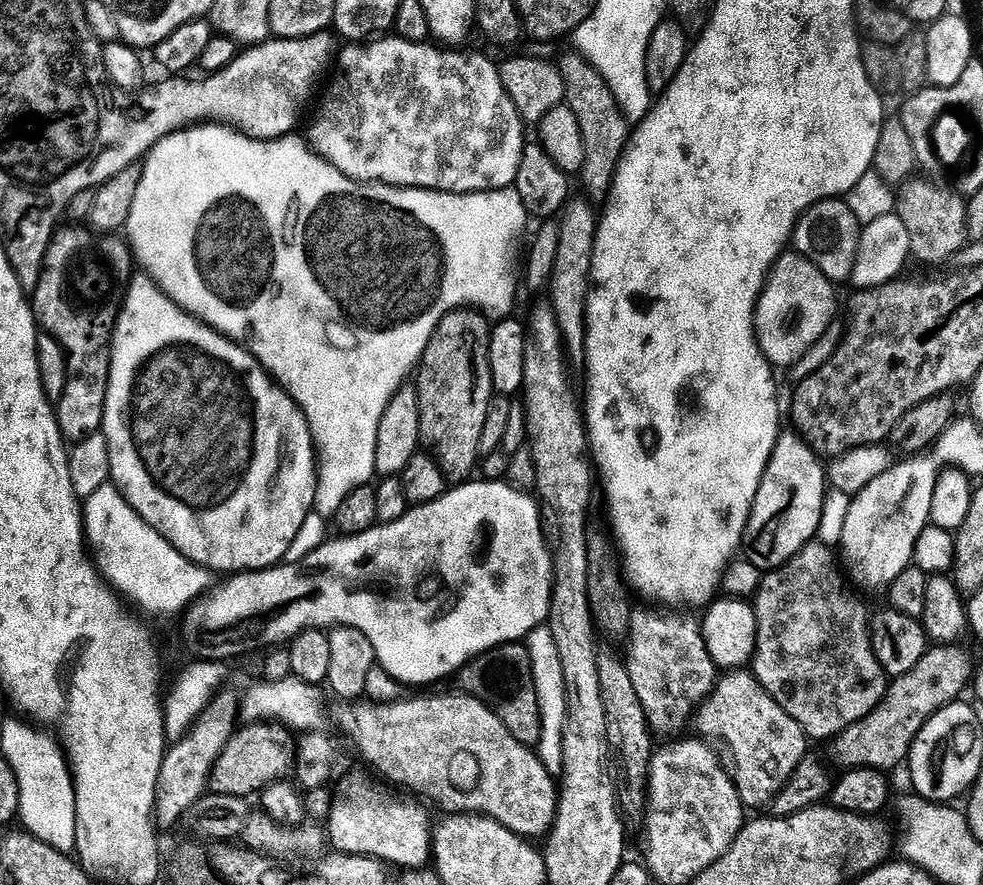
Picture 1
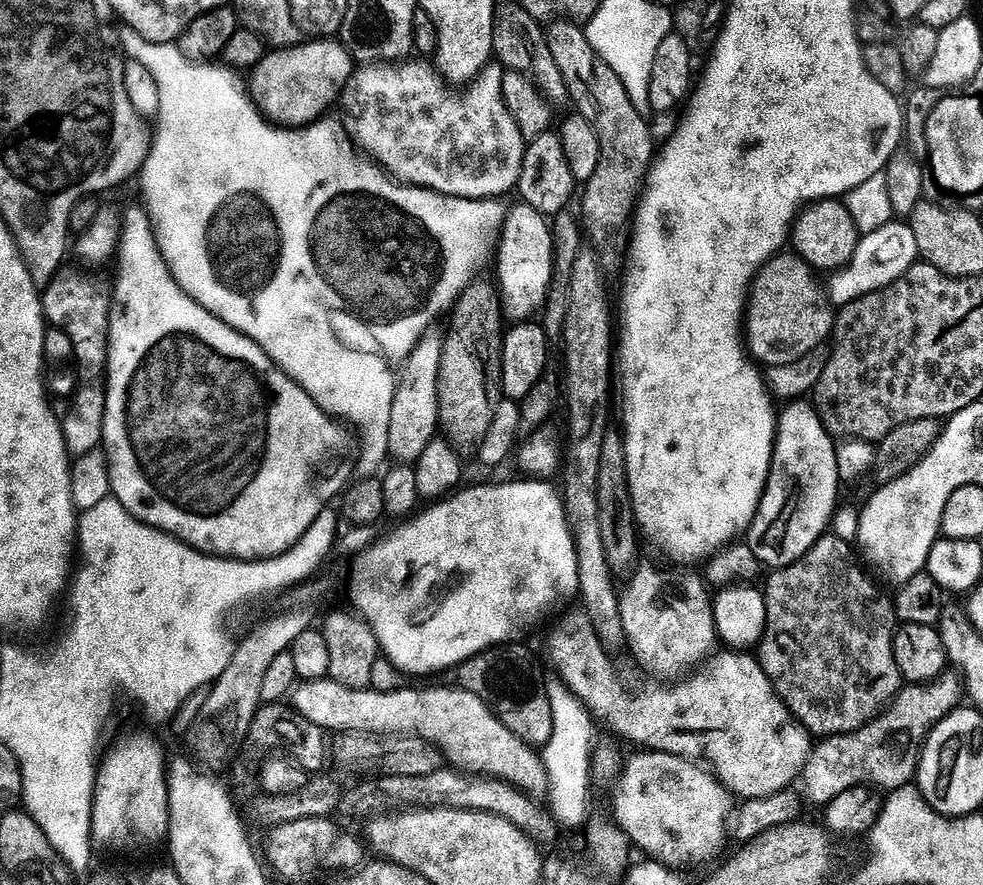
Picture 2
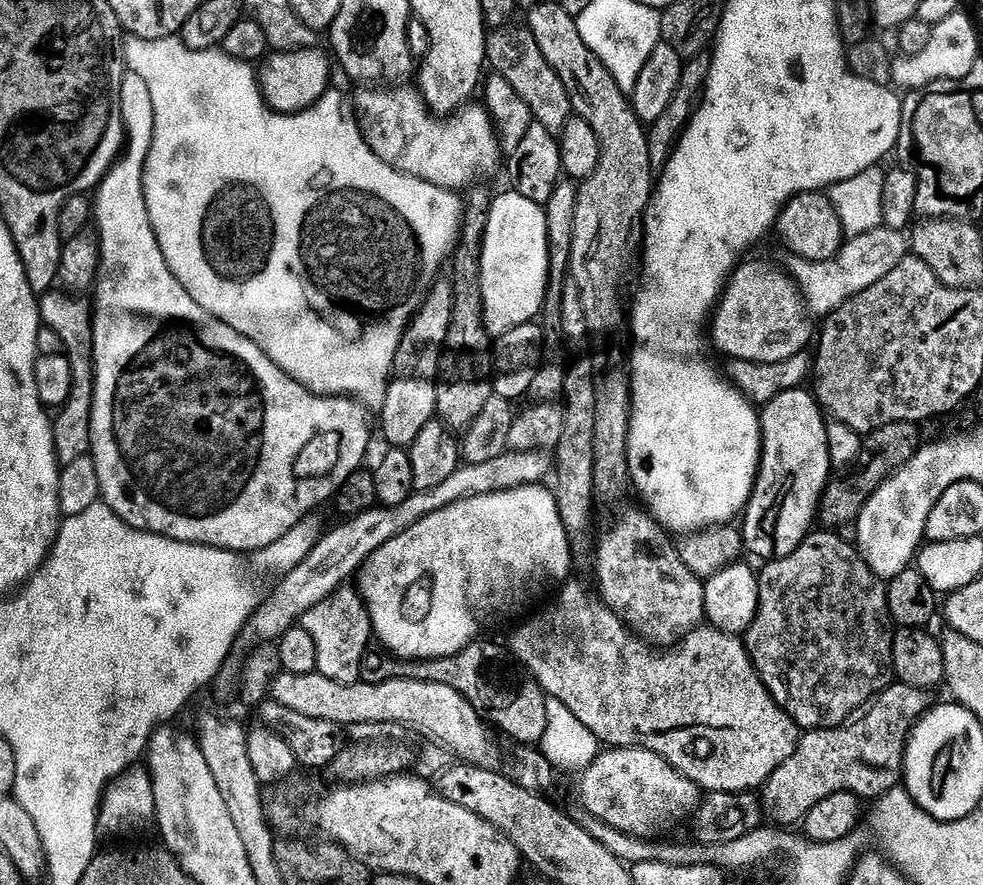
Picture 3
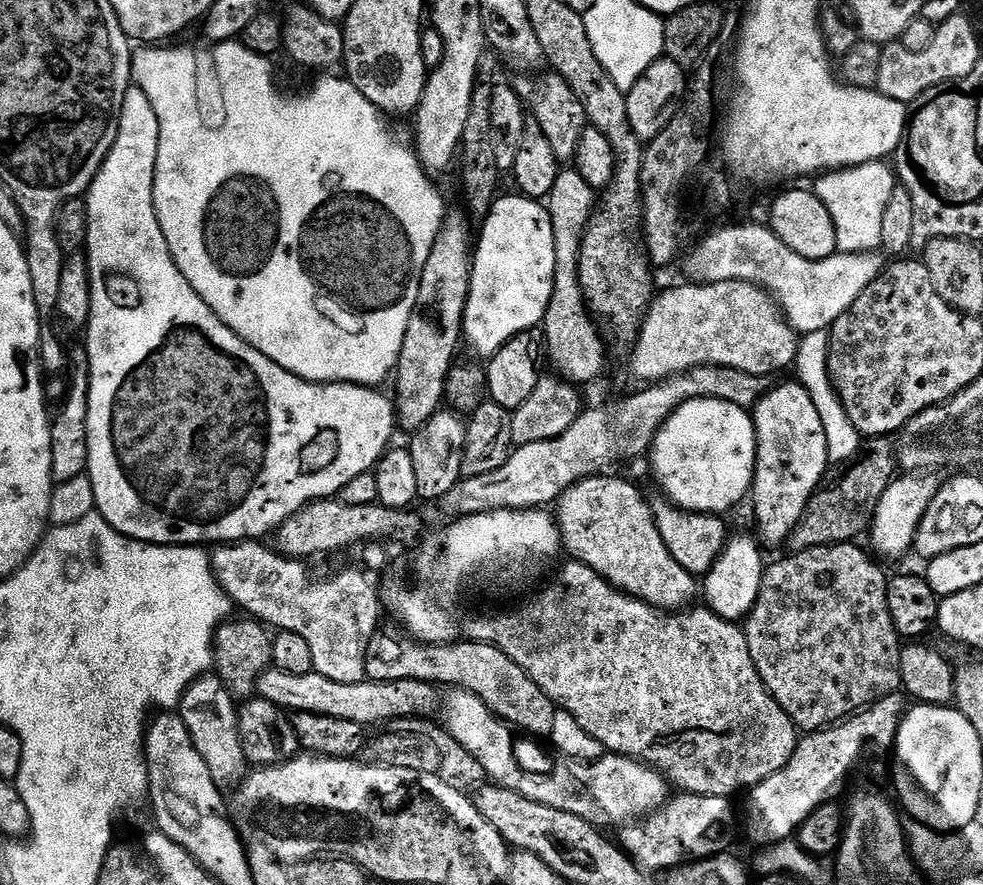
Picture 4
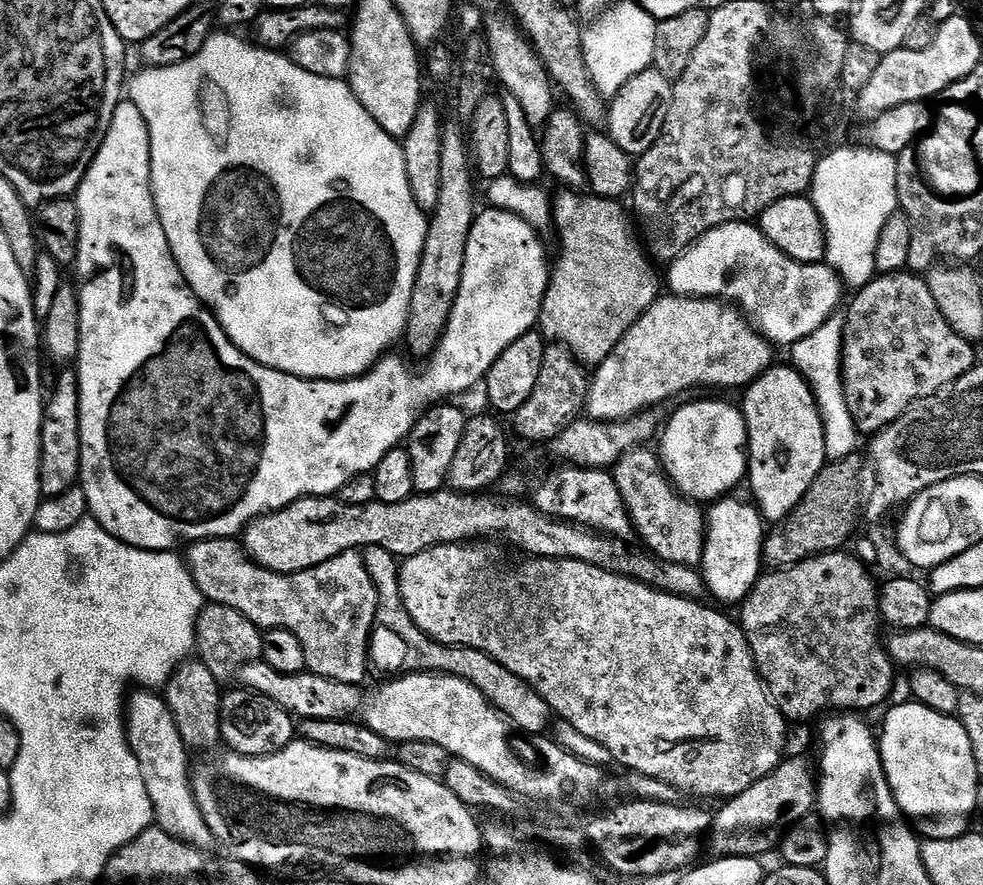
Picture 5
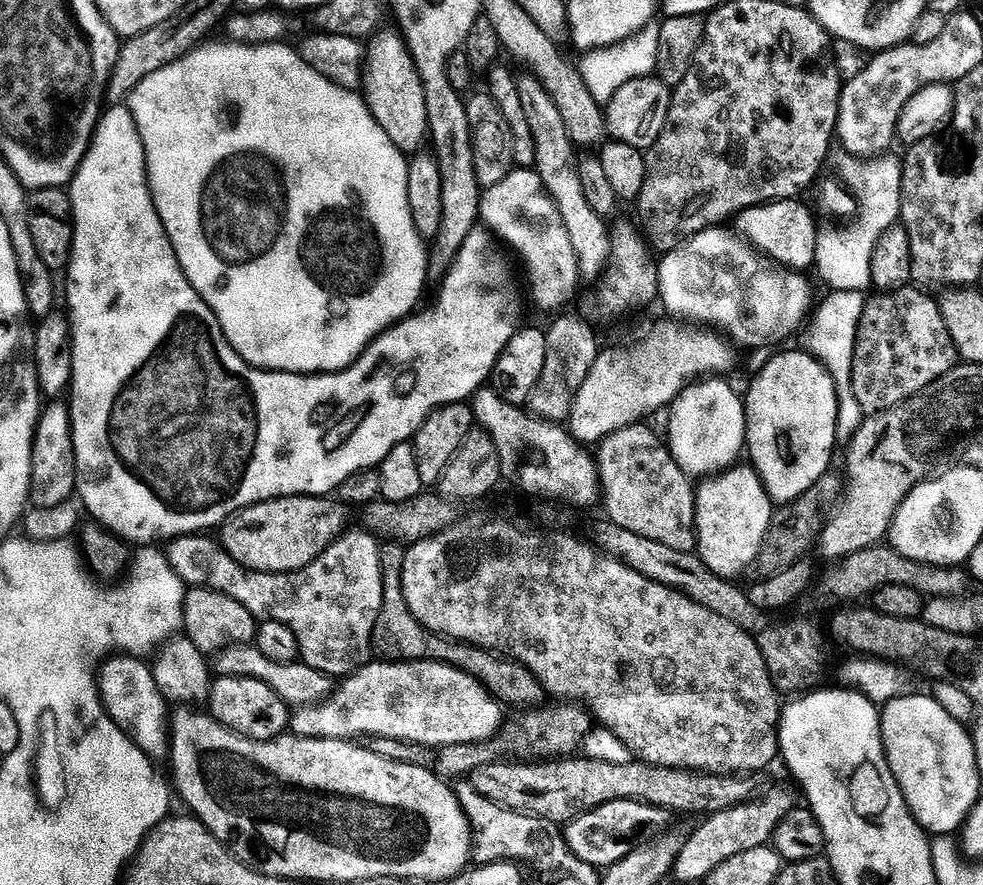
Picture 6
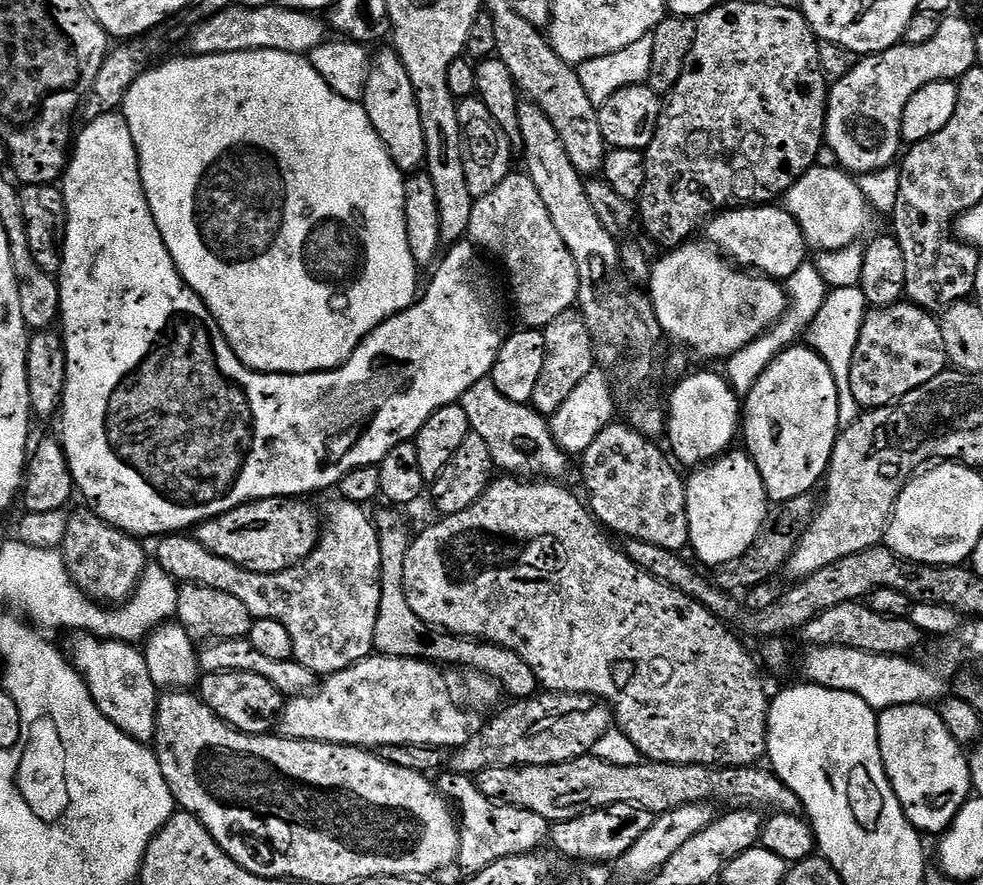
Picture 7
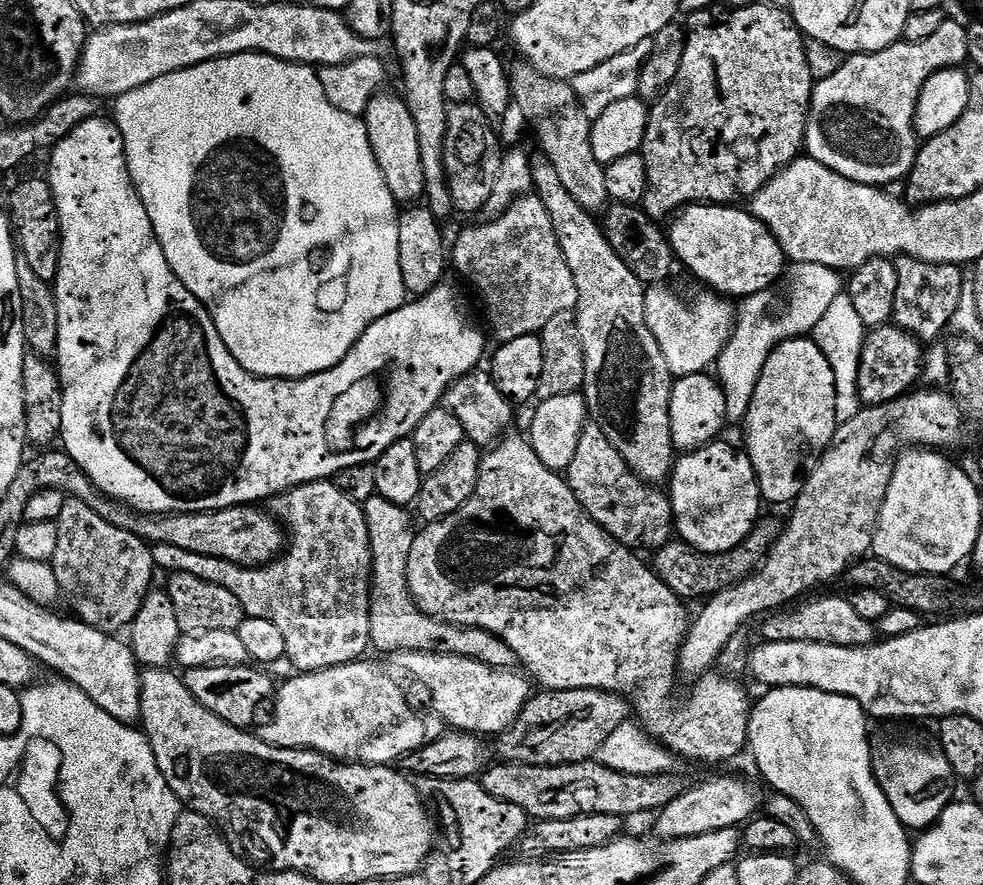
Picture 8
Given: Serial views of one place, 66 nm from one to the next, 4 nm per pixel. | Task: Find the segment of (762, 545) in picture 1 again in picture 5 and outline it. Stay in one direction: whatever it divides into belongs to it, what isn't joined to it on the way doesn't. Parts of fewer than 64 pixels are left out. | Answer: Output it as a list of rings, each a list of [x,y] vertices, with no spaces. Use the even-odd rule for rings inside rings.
[[[773,366],[762,373],[743,393],[742,411],[748,427],[748,470],[747,483],[752,483],[752,496],[761,516],[768,522],[779,522],[798,506],[798,502],[810,490],[814,478],[824,469],[826,463],[826,438],[824,423],[820,417],[820,407],[816,404],[816,393],[812,391],[807,377],[795,367]]]

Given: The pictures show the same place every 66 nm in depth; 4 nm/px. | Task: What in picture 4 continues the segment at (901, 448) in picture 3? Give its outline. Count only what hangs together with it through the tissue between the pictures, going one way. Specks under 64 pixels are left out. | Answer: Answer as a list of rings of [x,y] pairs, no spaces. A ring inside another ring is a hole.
[[[889,437],[865,439],[851,462],[829,467],[825,472],[811,502],[806,506],[804,517],[797,522],[796,529],[788,537],[787,547],[790,546],[792,552],[801,552],[823,544],[846,544],[860,538],[856,536],[863,532],[865,535],[878,502],[892,485],[897,470],[898,452]]]

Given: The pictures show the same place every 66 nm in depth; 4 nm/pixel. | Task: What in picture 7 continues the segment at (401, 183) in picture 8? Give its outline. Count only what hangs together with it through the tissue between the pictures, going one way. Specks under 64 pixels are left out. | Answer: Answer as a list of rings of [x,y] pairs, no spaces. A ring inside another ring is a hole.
[[[391,47],[384,48],[380,53],[374,56],[374,67],[371,69],[368,81],[365,84],[364,95],[362,99],[366,114],[382,142],[388,148],[390,158],[396,167],[405,174],[412,174],[417,171],[416,168],[425,163],[426,142],[422,134],[422,114],[418,114],[418,98],[414,90],[414,82],[410,82],[410,74],[406,74],[406,66],[402,58]]]

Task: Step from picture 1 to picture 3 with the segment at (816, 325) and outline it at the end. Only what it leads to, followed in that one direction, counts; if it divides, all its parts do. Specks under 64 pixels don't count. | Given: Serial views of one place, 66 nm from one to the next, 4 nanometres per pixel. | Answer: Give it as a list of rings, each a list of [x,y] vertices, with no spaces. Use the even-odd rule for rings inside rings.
[[[746,264],[737,267],[736,271],[732,274],[728,287],[725,288],[723,297],[715,309],[714,321],[716,325],[713,326],[712,332],[716,335],[716,344],[725,352],[726,355],[732,356],[733,361],[745,360],[751,364],[773,364],[774,362],[786,362],[786,358],[794,358],[794,354],[805,351],[809,347],[808,343],[813,343],[814,332],[812,336],[812,320],[813,317],[810,315],[810,309],[805,301],[803,292],[800,291],[799,284],[792,279],[791,275],[787,271],[779,272],[776,268],[760,268],[757,272],[752,272],[751,268]]]

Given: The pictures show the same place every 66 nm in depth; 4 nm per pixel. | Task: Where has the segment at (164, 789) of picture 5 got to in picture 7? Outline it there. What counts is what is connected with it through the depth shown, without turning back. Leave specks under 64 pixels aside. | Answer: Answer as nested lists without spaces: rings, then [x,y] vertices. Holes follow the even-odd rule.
[[[91,634],[81,637],[70,656],[76,671],[84,677],[98,710],[102,710],[102,714],[106,714],[106,718],[127,736],[133,736],[141,744],[151,745],[156,735],[158,689],[150,678],[143,651],[121,640],[101,640]]]

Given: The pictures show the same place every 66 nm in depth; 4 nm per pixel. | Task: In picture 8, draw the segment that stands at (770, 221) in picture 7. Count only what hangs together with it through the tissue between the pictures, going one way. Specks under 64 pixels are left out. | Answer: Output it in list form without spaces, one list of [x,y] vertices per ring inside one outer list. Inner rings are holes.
[[[687,204],[684,208],[681,208],[679,212],[675,213],[671,217],[670,225],[672,224],[672,229],[667,229],[666,239],[674,253],[675,259],[677,261],[681,260],[694,275],[698,276],[700,279],[705,280],[711,289],[714,289],[717,293],[725,294],[730,298],[737,298],[736,296],[748,296],[744,298],[756,298],[759,292],[764,292],[780,275],[784,272],[784,264],[786,265],[786,257],[782,246],[776,241],[774,234],[770,229],[759,220],[758,217],[753,216],[751,211],[745,210],[744,212],[737,206],[729,206],[727,204]]]

